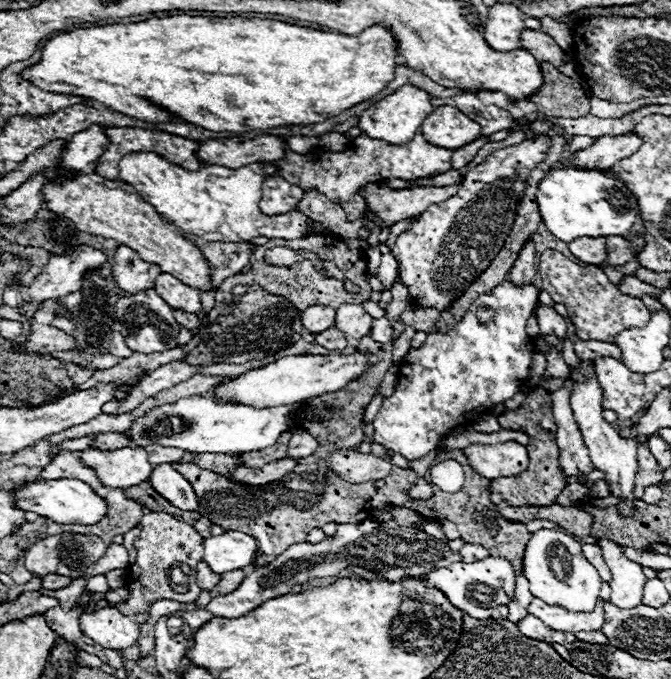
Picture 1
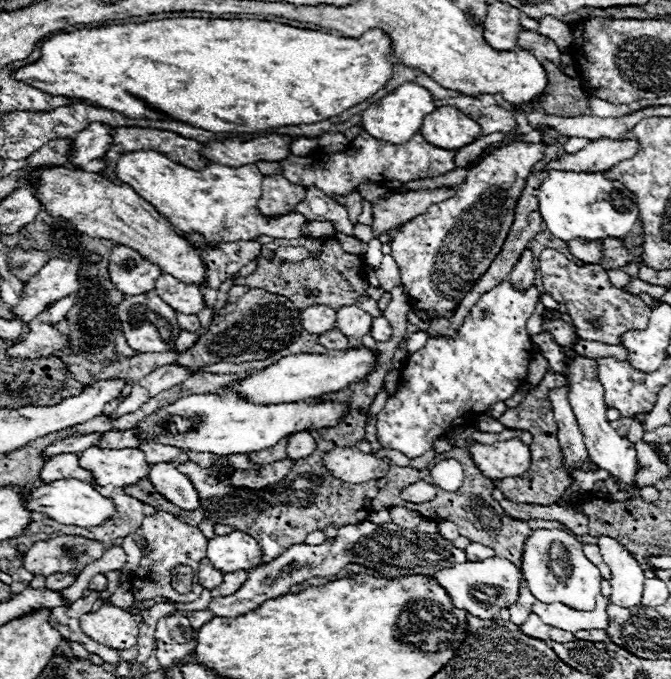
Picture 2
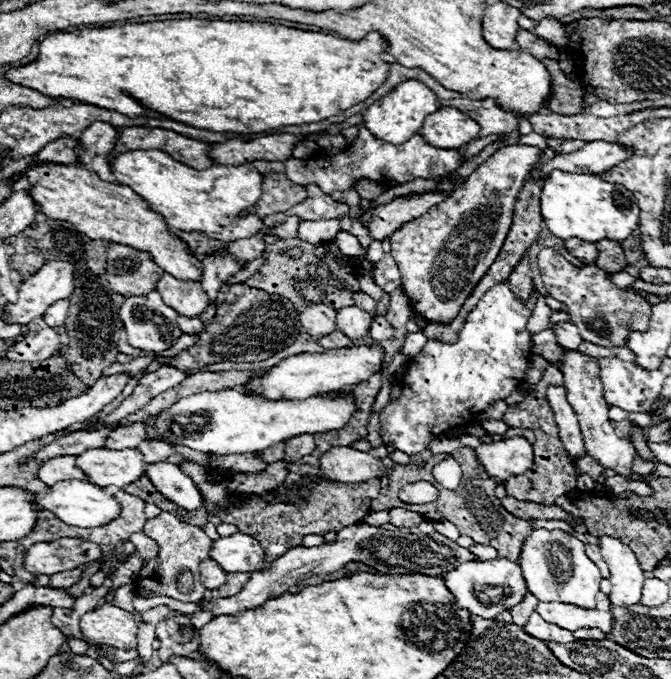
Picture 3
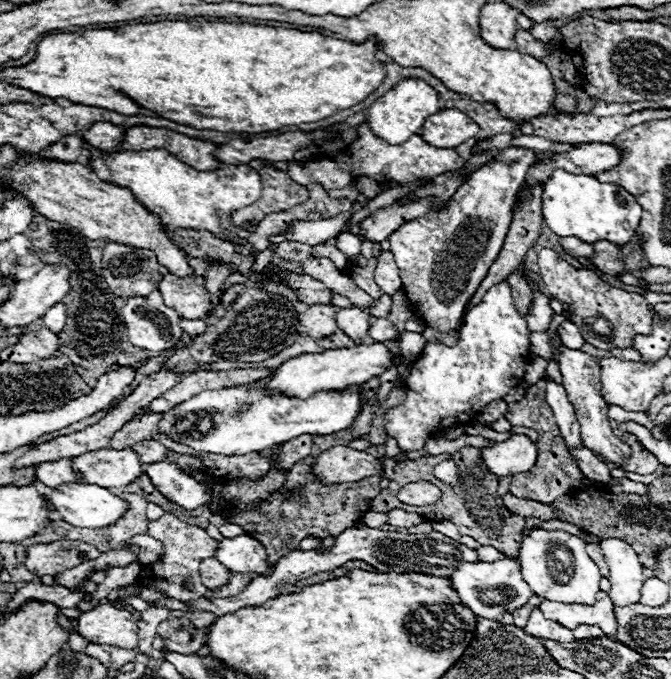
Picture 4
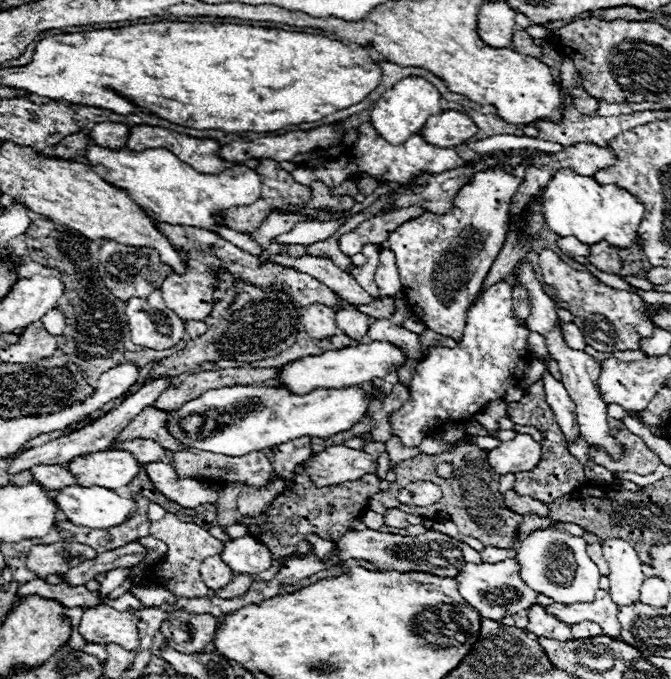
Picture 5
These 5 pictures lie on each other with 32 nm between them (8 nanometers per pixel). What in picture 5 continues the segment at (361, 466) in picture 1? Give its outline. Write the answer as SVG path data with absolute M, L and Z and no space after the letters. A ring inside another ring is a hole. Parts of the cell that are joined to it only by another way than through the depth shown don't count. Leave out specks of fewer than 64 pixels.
M330 446L306 460L306 472L316 486L332 486L350 480L360 480L364 474L376 474L378 462L374 456L352 450L348 446Z

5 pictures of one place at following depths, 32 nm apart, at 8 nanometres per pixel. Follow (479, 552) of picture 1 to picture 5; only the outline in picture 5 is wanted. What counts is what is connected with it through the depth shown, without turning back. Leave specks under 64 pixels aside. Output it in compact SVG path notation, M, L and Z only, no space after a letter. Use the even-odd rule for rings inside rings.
M486 546L484 550L480 550L480 554L482 554L484 562L502 562L506 558L516 558L516 552L500 550L500 548L494 548L494 546Z

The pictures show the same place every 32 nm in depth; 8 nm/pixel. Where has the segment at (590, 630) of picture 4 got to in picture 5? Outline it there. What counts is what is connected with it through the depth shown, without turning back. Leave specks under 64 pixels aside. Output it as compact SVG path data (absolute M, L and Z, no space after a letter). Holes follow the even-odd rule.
M584 622L584 624L576 624L572 626L572 634L576 638L592 638L592 636L600 636L602 630L598 624L590 624L590 622Z

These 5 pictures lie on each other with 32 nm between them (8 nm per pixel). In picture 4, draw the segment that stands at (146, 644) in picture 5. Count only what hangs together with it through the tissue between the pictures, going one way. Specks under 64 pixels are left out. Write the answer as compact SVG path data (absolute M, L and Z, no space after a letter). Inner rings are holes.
M154 606L146 612L140 612L140 620L138 620L138 630L140 630L140 642L138 642L138 652L152 656L154 648L152 648L152 640L156 636L156 626L162 620L170 618L170 610L164 606Z

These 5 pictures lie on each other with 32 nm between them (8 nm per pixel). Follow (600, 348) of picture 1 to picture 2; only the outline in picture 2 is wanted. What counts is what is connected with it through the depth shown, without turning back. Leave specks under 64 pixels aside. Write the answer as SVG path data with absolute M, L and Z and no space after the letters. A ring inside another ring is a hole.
M578 340L576 346L574 346L576 354L584 356L584 358L606 358L606 356L612 356L612 358L618 358L618 360L626 360L626 350L622 346L606 346L602 342L590 342L590 340Z

